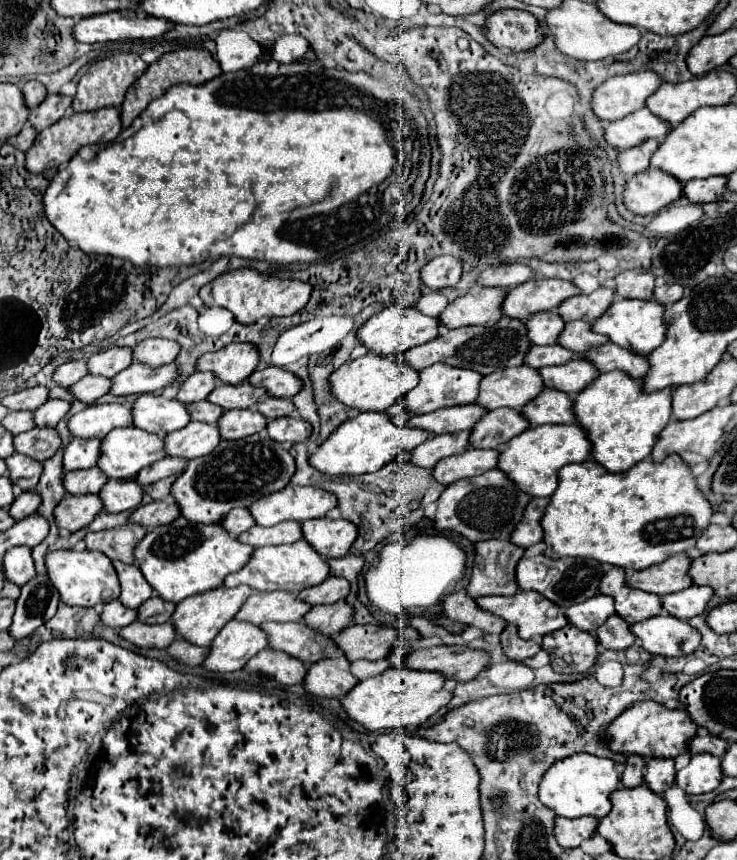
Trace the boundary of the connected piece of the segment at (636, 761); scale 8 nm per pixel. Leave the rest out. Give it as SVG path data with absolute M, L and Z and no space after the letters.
M629 754L625 762L625 770L621 774L621 784L625 788L635 788L643 782L643 758L637 754Z

